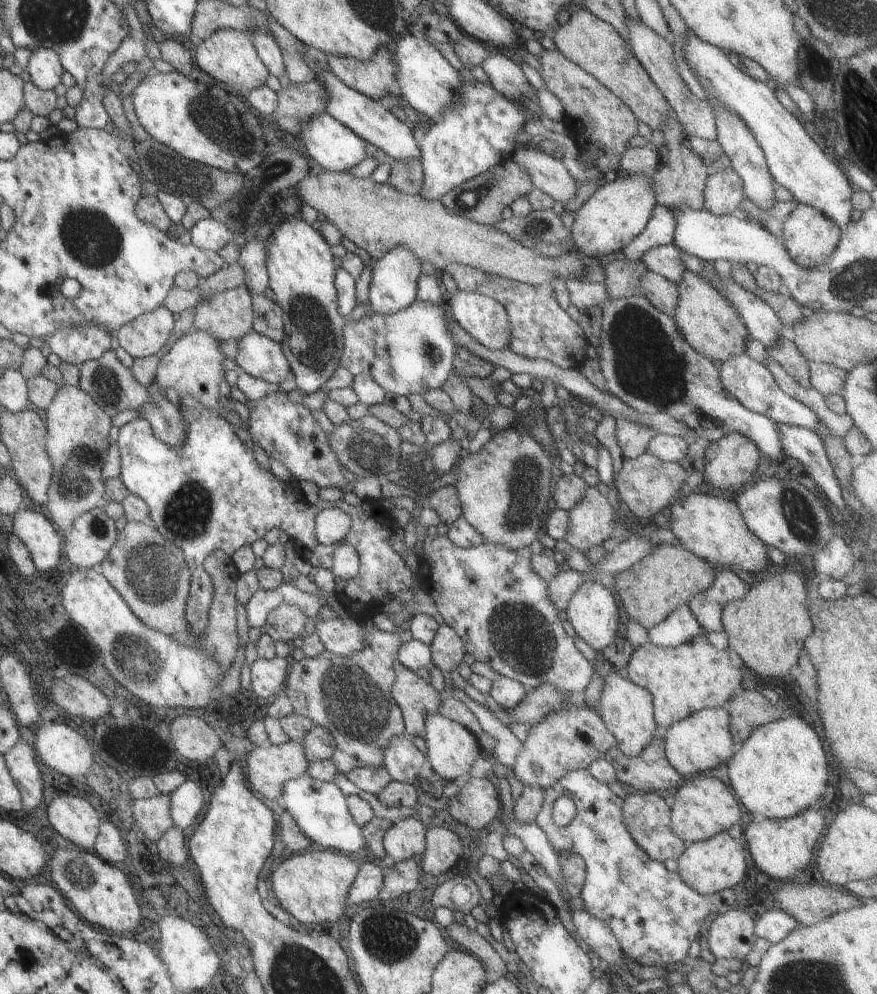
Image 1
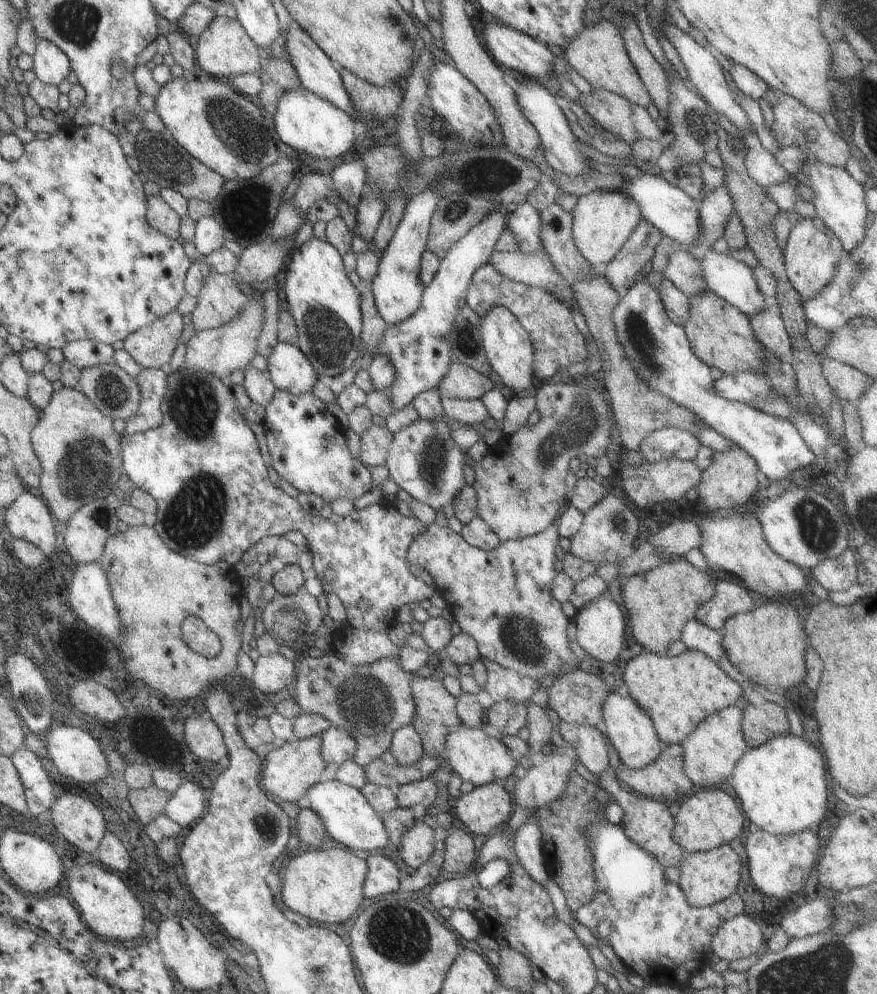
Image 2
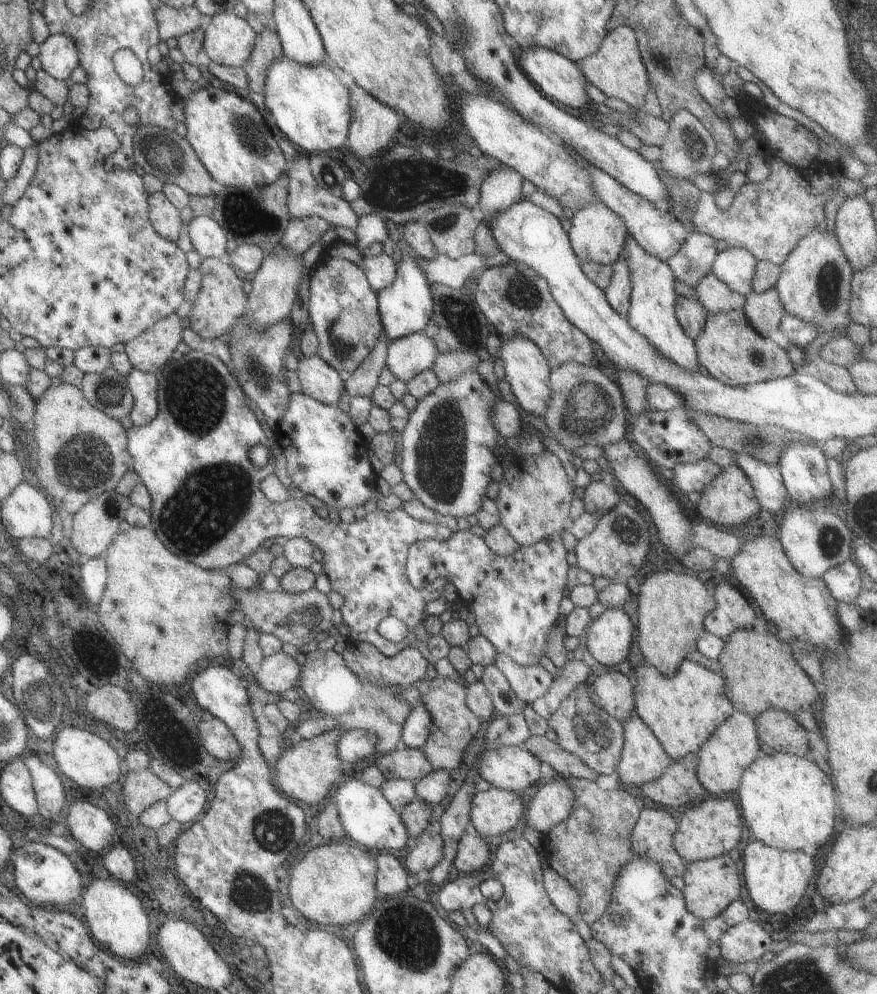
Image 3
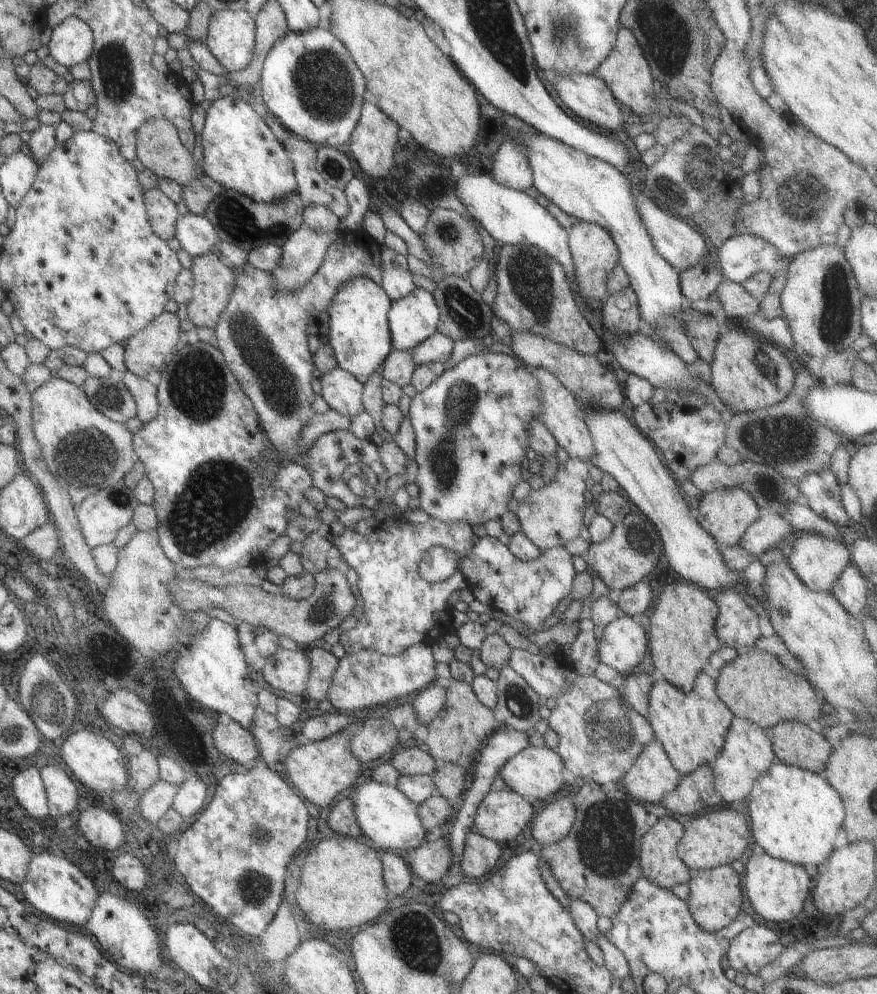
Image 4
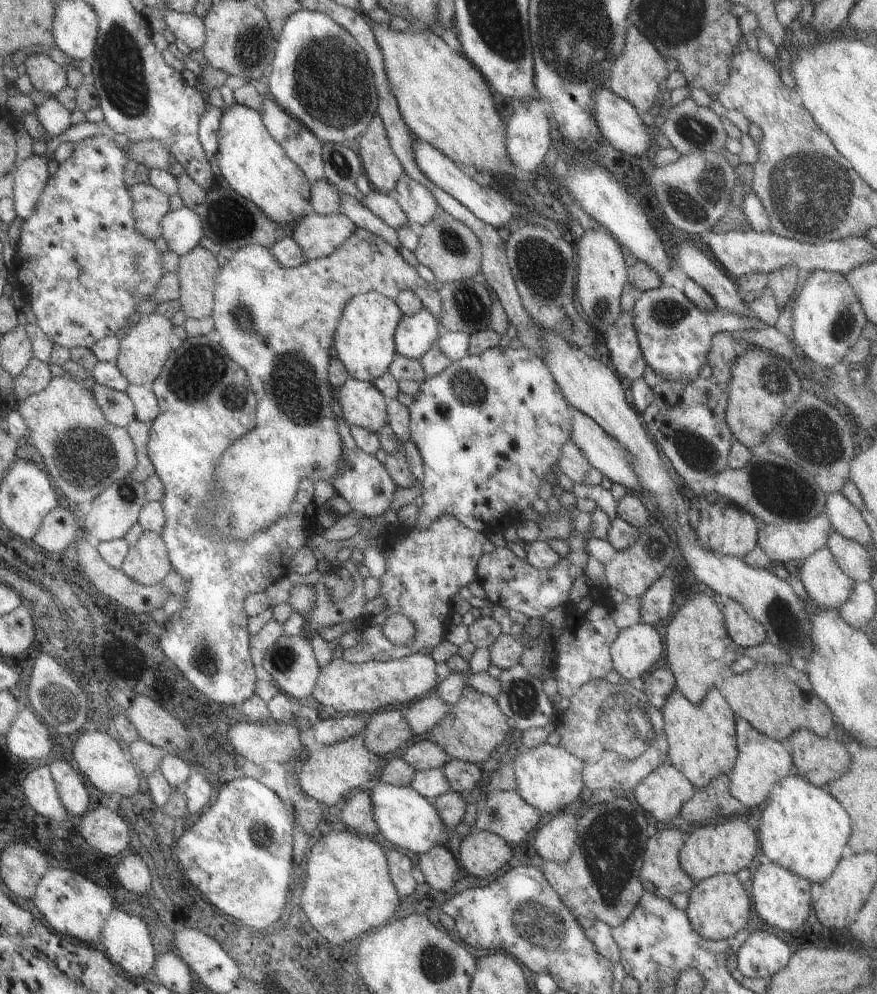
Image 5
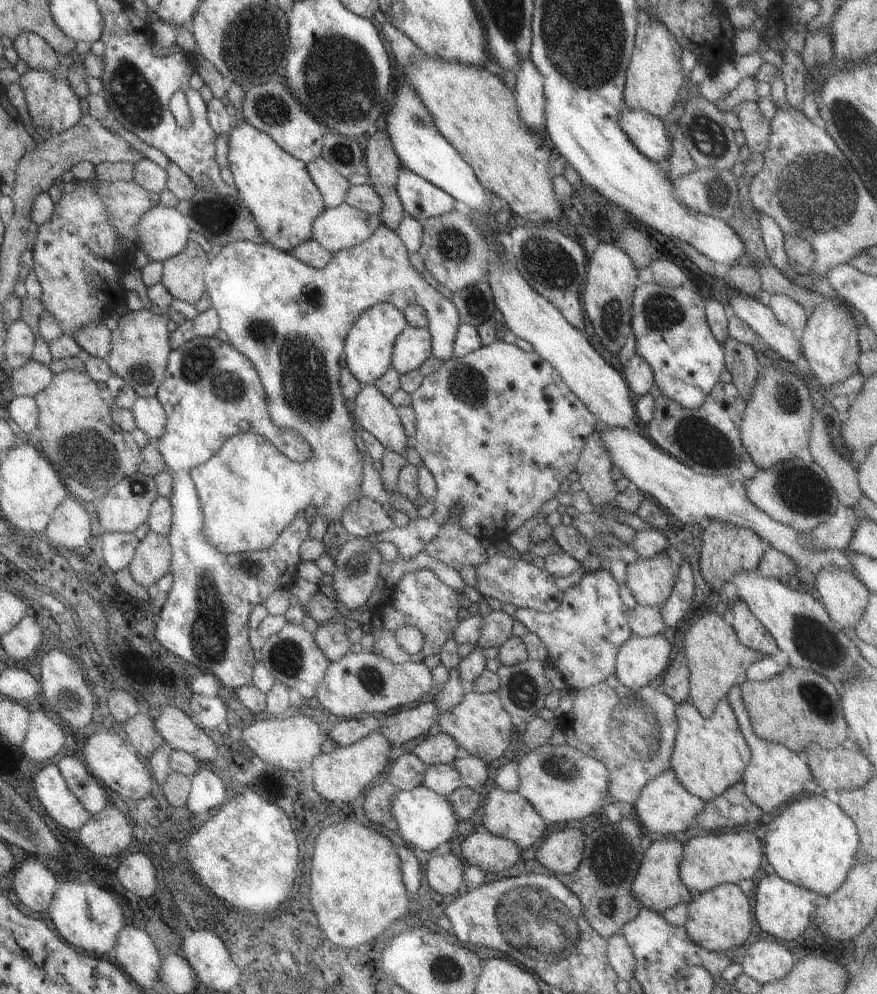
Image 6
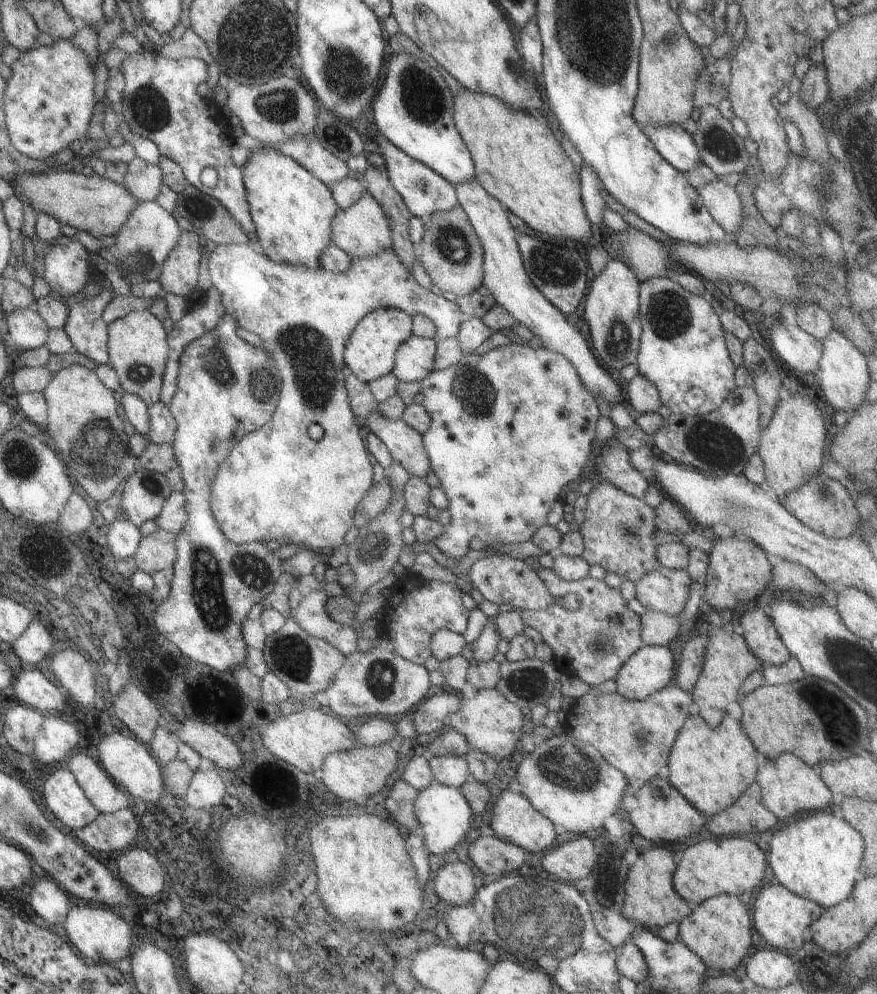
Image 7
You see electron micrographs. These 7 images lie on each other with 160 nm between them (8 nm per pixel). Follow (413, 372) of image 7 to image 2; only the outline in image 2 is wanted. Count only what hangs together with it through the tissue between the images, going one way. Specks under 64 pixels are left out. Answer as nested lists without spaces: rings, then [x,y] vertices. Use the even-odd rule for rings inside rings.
[[[430,185],[414,194],[404,206],[399,222],[386,247],[382,250],[370,289],[377,314],[386,325],[403,322],[420,307],[419,301],[424,286],[419,280],[419,261],[426,248],[430,216],[439,198],[441,196],[436,193],[434,186]]]

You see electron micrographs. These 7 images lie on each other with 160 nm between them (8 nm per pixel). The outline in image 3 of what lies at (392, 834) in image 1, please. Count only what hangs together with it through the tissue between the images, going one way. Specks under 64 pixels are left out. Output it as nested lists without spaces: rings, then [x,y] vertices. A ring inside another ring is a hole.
[[[425,830],[411,839],[407,856],[403,860],[409,872],[417,873],[419,870],[430,870],[442,857],[442,838],[440,834]]]

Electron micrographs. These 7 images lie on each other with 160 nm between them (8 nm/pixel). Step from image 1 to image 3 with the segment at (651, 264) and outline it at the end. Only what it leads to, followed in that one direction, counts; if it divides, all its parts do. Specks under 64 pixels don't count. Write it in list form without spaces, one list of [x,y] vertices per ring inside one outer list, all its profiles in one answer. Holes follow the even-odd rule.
[[[710,272],[698,280],[693,287],[697,301],[708,313],[739,310],[745,302],[745,295],[740,295],[717,280]]]

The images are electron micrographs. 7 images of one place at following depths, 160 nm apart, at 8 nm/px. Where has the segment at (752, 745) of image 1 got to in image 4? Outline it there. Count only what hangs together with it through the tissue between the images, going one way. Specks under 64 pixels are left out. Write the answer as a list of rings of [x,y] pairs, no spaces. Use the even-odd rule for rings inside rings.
[[[775,760],[752,784],[746,801],[747,814],[751,819],[750,834],[753,844],[758,844],[763,848],[765,854],[776,859],[794,865],[804,866],[807,864],[807,866],[821,868],[834,849],[833,840],[837,830],[842,827],[842,820],[844,819],[842,800],[827,781],[821,779],[817,773]]]

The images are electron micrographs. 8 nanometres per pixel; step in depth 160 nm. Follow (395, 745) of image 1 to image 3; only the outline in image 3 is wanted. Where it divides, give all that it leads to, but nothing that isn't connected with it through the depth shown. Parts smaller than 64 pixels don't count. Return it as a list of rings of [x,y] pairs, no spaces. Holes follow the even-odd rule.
[[[423,703],[414,705],[404,720],[399,745],[420,749],[428,737],[430,726],[431,719]]]

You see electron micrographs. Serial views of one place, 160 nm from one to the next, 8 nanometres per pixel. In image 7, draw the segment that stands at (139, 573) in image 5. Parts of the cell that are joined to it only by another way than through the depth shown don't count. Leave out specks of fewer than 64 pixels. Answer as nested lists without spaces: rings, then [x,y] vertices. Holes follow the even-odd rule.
[[[157,529],[143,537],[134,550],[133,560],[139,570],[148,575],[169,570],[176,555],[176,534]]]

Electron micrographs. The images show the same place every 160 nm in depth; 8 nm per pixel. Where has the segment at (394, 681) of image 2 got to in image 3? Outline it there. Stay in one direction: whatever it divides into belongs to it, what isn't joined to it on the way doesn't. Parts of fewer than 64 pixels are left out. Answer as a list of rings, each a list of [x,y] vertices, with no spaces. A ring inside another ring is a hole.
[[[316,649],[302,655],[296,686],[308,707],[313,707],[317,712],[335,719],[339,727],[374,732],[375,754],[385,754],[399,746],[402,726],[411,707],[404,701],[397,700],[399,695],[393,696],[385,692],[385,687],[391,685],[379,687],[360,681],[346,667],[341,655],[333,649]]]

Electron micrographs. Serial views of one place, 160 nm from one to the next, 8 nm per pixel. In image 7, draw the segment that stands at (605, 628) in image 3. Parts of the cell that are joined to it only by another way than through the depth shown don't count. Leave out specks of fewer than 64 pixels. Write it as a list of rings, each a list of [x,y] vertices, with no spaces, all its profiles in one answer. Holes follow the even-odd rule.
[[[642,645],[624,660],[613,679],[617,693],[627,700],[640,701],[669,684],[673,675],[667,646]]]

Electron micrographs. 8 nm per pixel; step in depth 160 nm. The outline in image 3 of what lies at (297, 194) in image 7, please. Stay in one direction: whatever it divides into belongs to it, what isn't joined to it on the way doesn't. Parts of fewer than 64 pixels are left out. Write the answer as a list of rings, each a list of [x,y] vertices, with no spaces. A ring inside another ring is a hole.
[[[207,85],[197,92],[191,92],[186,97],[187,102],[183,104],[183,110],[185,110],[183,123],[187,129],[184,139],[190,144],[192,151],[197,155],[216,187],[237,187],[249,190],[253,187],[268,185],[286,172],[288,163],[285,163],[285,158],[277,145],[277,138],[271,132],[271,128],[267,127],[254,104],[249,104],[236,93],[216,89],[212,85]]]

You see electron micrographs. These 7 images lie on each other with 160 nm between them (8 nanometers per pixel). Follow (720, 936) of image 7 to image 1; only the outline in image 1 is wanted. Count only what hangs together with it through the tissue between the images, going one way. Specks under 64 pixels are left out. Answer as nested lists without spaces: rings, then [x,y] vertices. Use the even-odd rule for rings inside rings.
[[[723,831],[690,845],[676,858],[677,874],[691,890],[700,895],[710,895],[725,889],[733,889],[745,876],[745,852],[739,842],[735,842]]]

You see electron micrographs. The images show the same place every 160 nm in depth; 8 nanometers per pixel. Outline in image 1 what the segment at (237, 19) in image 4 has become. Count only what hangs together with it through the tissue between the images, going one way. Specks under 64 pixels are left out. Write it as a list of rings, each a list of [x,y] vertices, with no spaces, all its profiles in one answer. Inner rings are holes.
[[[220,28],[195,42],[195,48],[195,54],[193,54],[194,64],[197,64],[205,74],[215,78],[217,82],[229,86],[240,98],[243,98],[244,94],[252,88],[264,84],[268,72],[259,60],[245,31]]]

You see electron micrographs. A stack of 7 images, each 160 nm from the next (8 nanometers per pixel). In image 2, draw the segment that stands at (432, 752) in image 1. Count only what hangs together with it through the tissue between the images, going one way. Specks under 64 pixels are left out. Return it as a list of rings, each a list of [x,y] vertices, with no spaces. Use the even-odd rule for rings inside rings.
[[[463,724],[451,729],[444,740],[443,760],[462,781],[473,786],[501,782],[517,767],[517,759],[510,755],[507,747],[496,737],[489,736],[479,727],[468,727]]]

